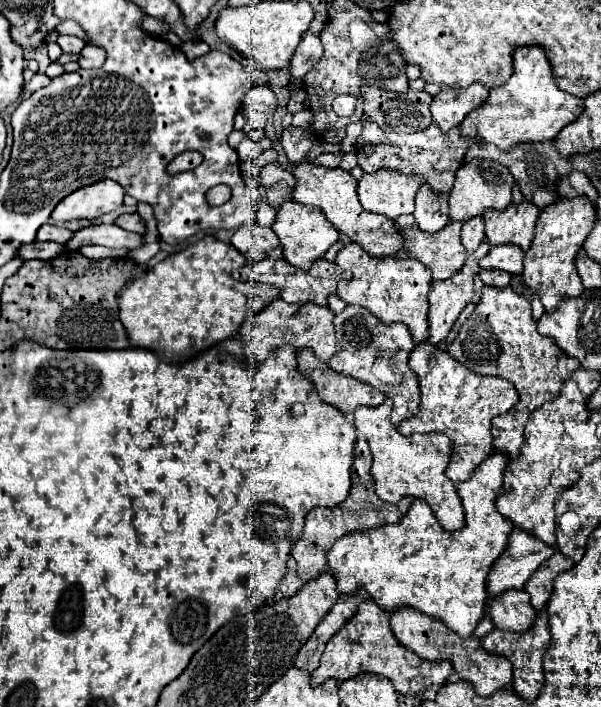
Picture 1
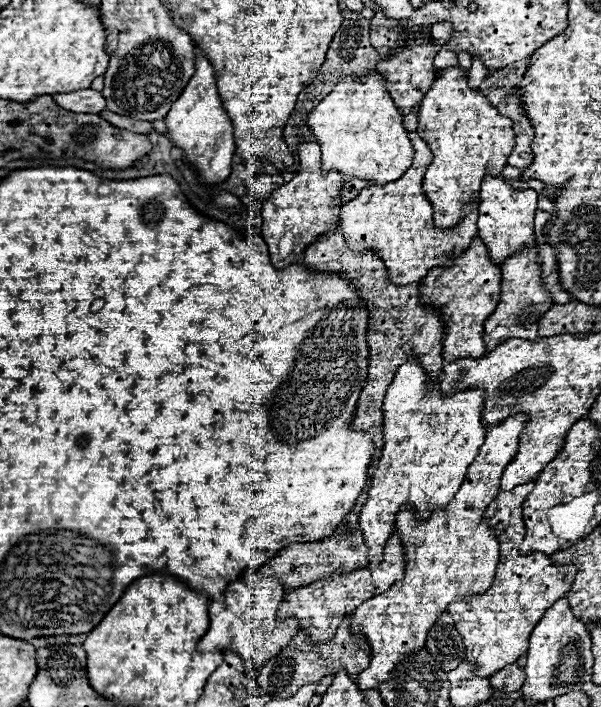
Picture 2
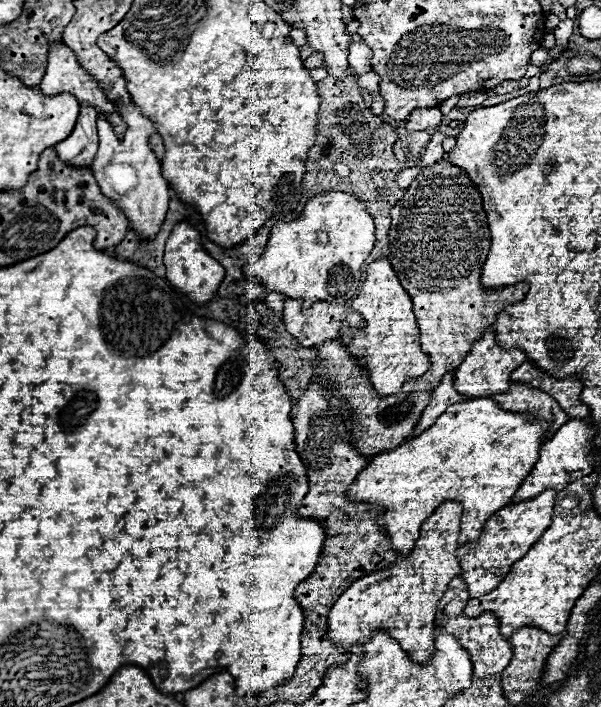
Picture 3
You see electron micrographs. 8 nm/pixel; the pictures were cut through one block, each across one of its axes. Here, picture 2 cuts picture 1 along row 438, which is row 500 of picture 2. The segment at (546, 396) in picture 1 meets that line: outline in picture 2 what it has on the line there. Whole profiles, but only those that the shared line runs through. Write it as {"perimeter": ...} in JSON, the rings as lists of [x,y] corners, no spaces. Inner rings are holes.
{"perimeter":[[[532,482],[500,492],[484,510],[484,522],[494,530],[494,538],[500,542],[500,562],[496,566],[494,582],[482,596],[474,596],[470,602],[452,602],[448,608],[466,646],[466,662],[476,664],[476,676],[480,678],[500,672],[506,664],[516,664],[518,658],[528,652],[528,636],[532,634],[532,628],[542,620],[544,612],[560,600],[560,596],[570,592],[576,578],[576,566],[572,564],[556,566],[540,552],[528,556],[518,554],[524,536],[522,502],[530,490]]]}

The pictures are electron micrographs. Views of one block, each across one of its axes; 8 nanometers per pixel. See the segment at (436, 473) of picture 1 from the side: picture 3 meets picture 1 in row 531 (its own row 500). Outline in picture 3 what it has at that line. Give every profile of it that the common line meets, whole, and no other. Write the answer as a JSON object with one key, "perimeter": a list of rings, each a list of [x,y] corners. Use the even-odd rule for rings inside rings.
{"perimeter":[[[448,500],[440,504],[434,514],[422,524],[420,538],[400,564],[392,564],[384,570],[372,572],[352,582],[336,600],[328,614],[330,638],[334,644],[350,650],[352,644],[366,644],[372,630],[384,628],[394,636],[400,646],[410,654],[414,662],[426,662],[434,650],[434,616],[440,596],[448,588],[448,582],[460,576],[458,566],[458,524],[462,516],[462,504]]]}

